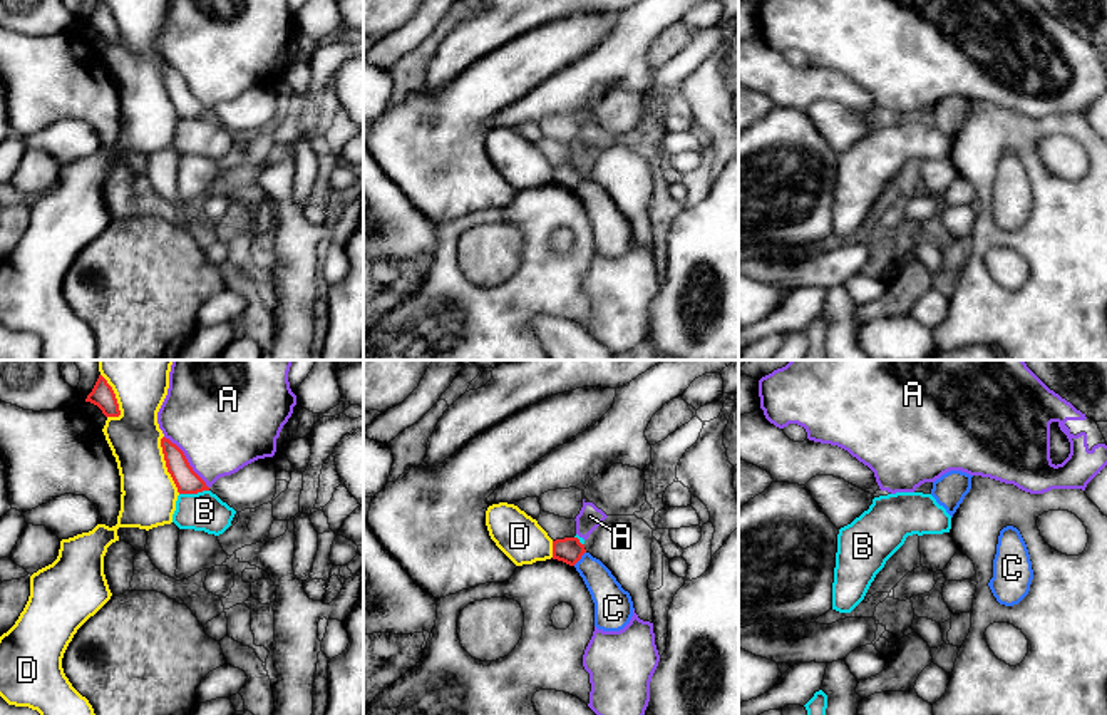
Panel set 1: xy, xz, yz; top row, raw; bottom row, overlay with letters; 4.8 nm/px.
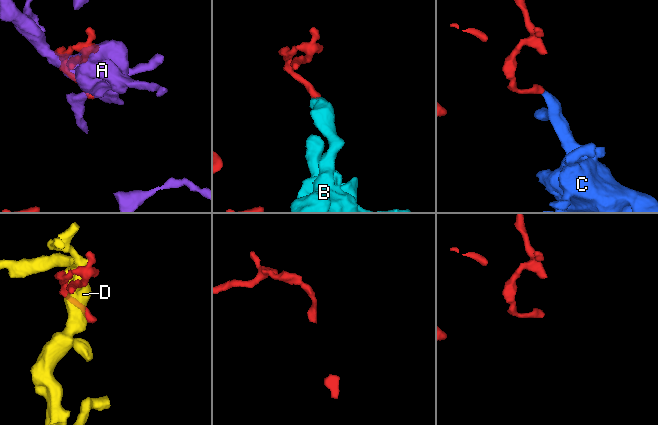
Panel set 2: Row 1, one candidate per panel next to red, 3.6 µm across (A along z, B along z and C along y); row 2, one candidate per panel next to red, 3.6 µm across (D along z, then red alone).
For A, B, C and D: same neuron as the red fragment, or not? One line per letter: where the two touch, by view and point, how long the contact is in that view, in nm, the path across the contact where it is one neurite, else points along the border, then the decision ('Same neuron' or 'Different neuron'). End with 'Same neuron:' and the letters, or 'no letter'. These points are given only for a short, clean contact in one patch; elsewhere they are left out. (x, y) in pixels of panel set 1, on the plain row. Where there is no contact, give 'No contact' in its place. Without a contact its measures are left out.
A: Touches red at xy (186, 86). Shared border 340 nm. Different neuron
B: Touches red at xy (193, 118). Shared border 150 nm. Boundary: xy (208, 114), (180, 119). Different neuron
C: Touches red at xz (580, 183). Shared border 90 nm. Boundary: xz (585, 176), (573, 190). Different neuron
D: Touches red at xy (166, 89). Shared border 300 nm. Different neuron
Same neuron: no letter

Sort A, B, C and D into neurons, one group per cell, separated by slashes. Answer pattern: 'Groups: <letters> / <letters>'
Groups: A / B / C / D

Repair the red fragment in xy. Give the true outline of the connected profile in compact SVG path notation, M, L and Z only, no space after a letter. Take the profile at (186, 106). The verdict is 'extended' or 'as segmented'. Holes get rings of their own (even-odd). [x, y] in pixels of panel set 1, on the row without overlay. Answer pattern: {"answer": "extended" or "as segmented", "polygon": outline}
{"answer": "as segmented", "polygon": "M161 64L161 72L167 97L171 99L179 119L198 119L209 116L206 107L193 95L184 77L169 64Z"}

